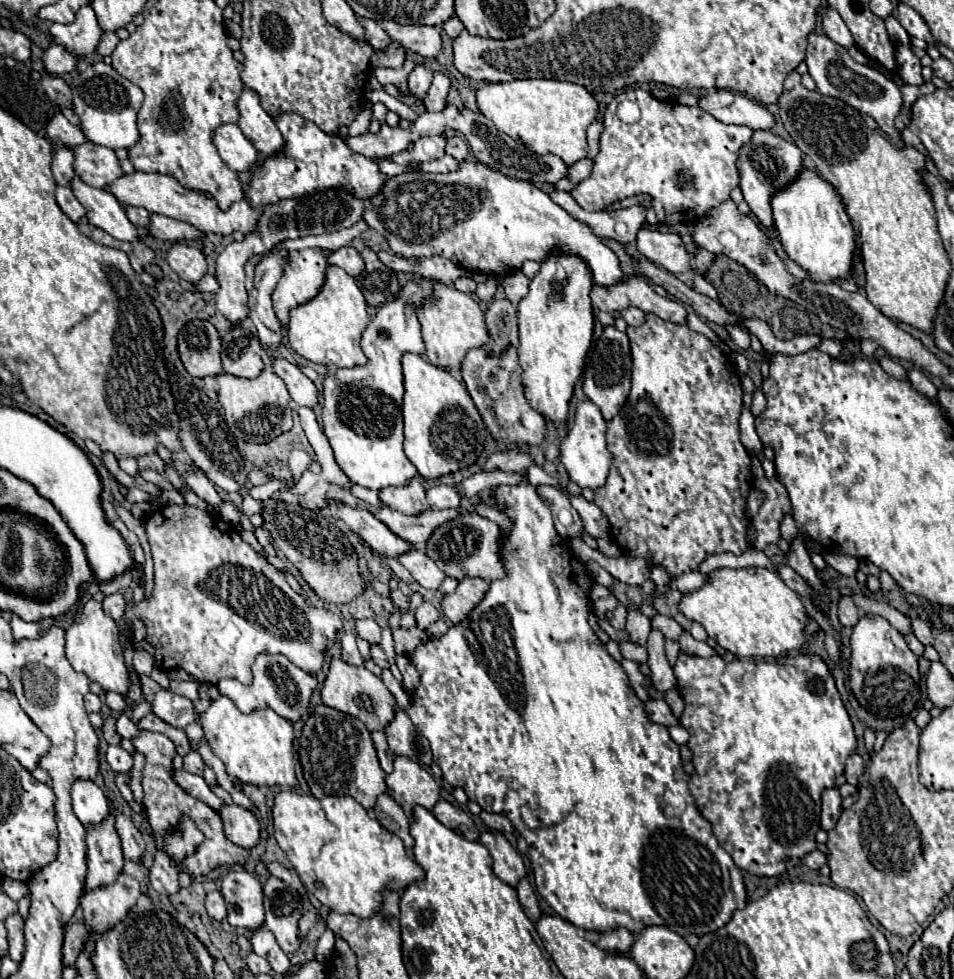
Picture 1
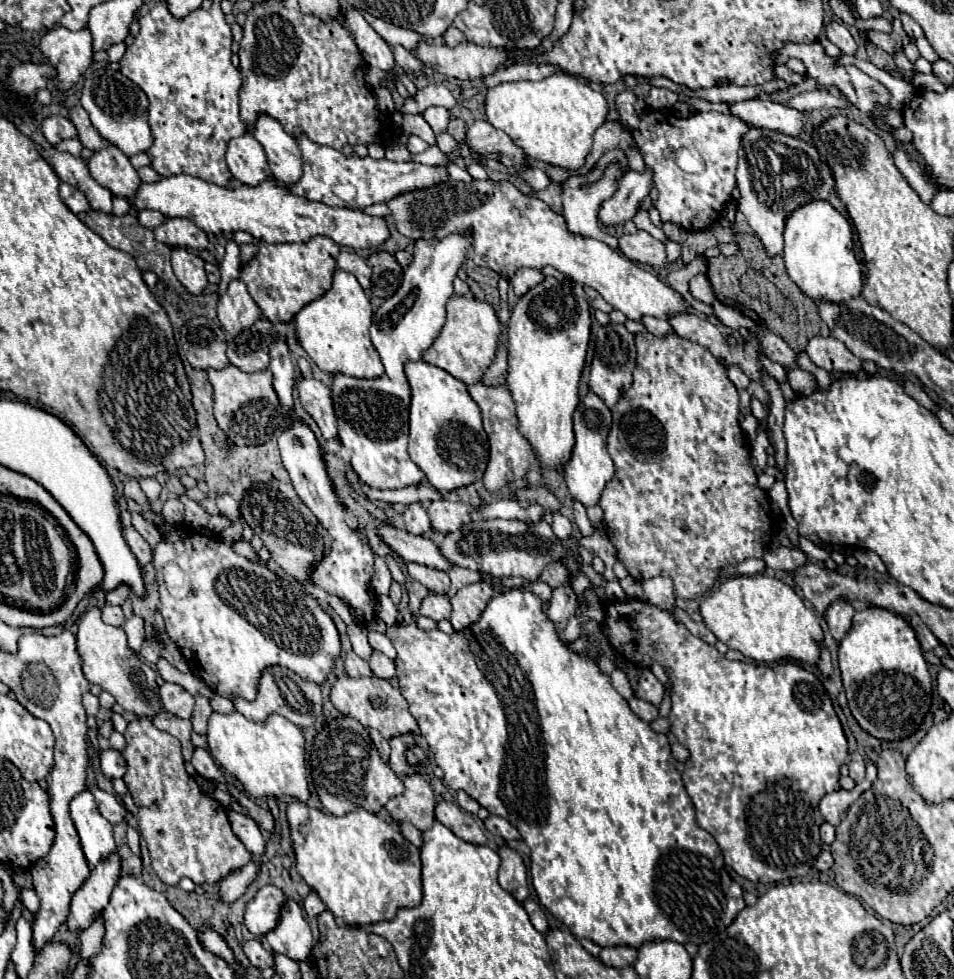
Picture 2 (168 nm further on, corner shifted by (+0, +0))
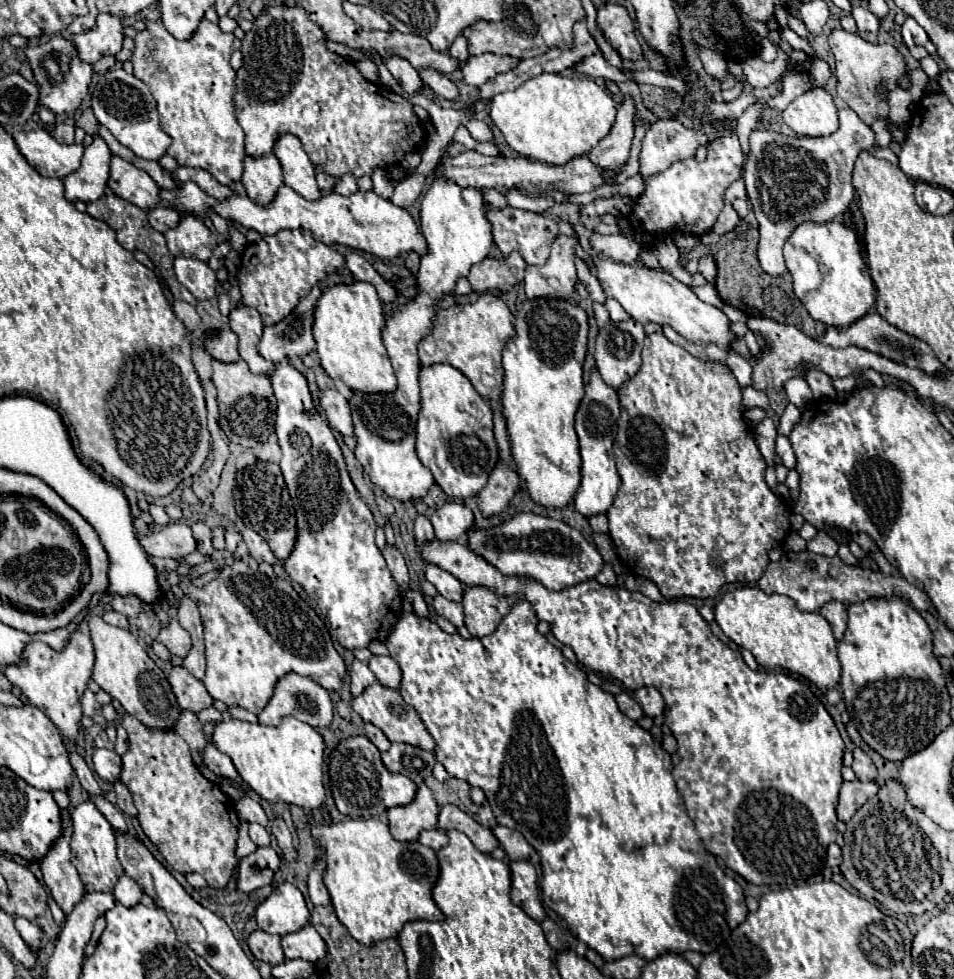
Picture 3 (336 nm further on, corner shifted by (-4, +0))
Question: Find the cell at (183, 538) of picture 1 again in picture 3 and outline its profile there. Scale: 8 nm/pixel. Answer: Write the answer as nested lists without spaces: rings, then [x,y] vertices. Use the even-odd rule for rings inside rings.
[[[235,560],[229,568],[219,570],[217,578],[197,588],[191,584],[191,570],[183,562],[175,572],[181,576],[181,590],[197,602],[201,614],[207,656],[203,684],[215,700],[259,714],[269,702],[275,682],[287,672],[313,678],[329,692],[341,688],[347,674],[345,662],[335,650],[325,622],[289,580],[269,578]]]

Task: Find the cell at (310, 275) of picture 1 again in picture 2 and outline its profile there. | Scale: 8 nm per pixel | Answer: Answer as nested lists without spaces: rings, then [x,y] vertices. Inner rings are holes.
[[[313,236],[301,244],[259,242],[259,252],[241,268],[239,278],[247,284],[249,294],[269,322],[291,322],[305,304],[317,300],[329,290],[337,268],[337,256],[339,246],[325,236]]]

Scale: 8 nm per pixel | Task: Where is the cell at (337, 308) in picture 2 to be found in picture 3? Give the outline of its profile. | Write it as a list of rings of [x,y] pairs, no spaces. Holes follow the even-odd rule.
[[[355,280],[351,284],[341,282],[341,284],[327,286],[315,304],[315,322],[313,322],[313,338],[317,344],[315,352],[317,352],[319,362],[325,368],[325,372],[331,378],[343,380],[351,390],[361,390],[361,392],[371,392],[371,394],[393,392],[397,388],[397,380],[395,380],[387,350],[385,350],[383,340],[381,340],[383,326],[385,326],[383,306],[381,306],[381,300],[371,284]]]

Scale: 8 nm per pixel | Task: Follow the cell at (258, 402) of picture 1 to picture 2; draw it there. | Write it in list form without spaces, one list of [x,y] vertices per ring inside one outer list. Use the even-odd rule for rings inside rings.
[[[227,366],[223,370],[207,370],[209,382],[213,386],[213,416],[225,436],[237,446],[259,446],[267,442],[275,430],[283,424],[281,404],[277,404],[277,394],[273,392],[273,374],[269,370],[243,372],[237,366]]]

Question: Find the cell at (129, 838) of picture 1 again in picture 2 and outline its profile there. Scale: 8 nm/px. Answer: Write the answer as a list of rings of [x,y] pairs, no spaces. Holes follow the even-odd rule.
[[[89,784],[87,790],[93,794],[93,798],[95,798],[97,806],[99,806],[99,812],[101,812],[111,824],[119,824],[119,822],[123,820],[125,808],[121,806],[121,802],[117,802],[117,798],[115,798],[113,794],[107,794],[107,792],[103,792],[101,788],[97,788],[97,786],[93,786],[93,784]]]

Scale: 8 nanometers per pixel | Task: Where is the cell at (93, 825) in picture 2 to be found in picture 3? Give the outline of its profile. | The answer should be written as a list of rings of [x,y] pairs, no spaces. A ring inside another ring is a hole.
[[[85,800],[77,804],[71,812],[73,818],[73,838],[71,838],[71,854],[73,854],[73,866],[77,868],[85,890],[113,890],[117,884],[117,878],[123,874],[123,868],[117,860],[115,852],[115,834],[107,818],[97,810],[97,806],[91,800]]]

